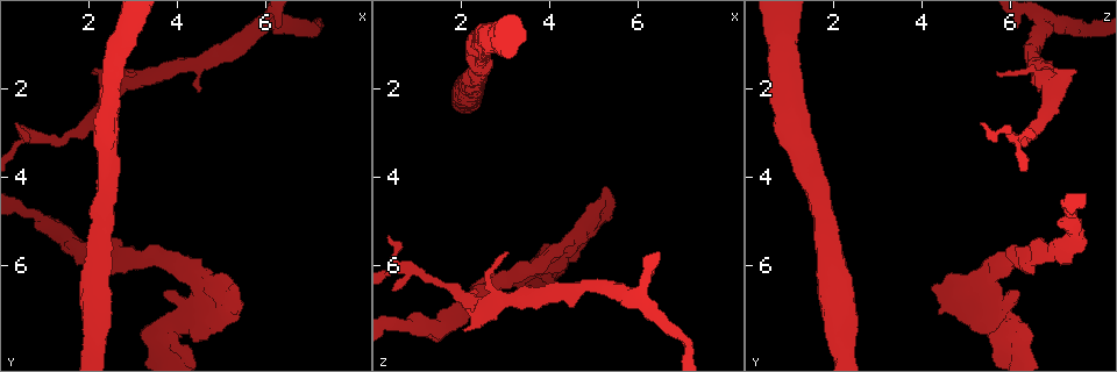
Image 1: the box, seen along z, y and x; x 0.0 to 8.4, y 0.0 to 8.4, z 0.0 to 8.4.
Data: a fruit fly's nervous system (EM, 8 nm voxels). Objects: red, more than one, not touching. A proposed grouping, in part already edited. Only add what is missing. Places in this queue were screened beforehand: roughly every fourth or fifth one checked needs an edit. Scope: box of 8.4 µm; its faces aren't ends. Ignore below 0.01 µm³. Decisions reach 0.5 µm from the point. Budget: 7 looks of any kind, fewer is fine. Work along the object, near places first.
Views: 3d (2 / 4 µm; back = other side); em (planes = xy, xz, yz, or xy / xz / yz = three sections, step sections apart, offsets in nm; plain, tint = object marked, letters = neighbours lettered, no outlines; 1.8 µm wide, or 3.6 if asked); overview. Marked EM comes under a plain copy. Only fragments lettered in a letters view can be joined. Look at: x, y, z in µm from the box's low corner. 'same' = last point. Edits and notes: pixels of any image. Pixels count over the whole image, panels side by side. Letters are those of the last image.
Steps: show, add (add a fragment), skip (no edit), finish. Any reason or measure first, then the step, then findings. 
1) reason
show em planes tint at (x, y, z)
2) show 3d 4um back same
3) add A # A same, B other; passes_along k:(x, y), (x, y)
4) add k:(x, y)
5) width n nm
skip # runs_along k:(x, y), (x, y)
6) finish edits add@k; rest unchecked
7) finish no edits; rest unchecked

branch stops here
show 3d 2um at (6.25, 0.65, 6.15)

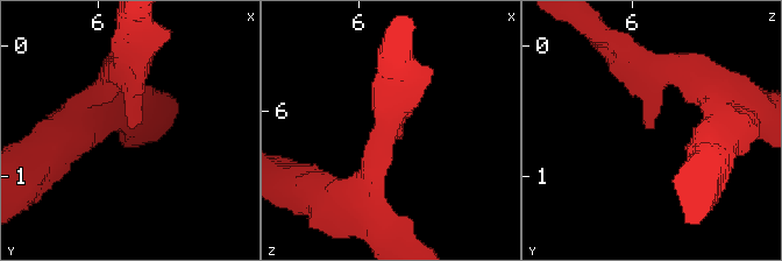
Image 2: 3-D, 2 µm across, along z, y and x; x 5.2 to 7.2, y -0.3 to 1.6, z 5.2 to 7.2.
arm_widths 200, 220 nm; need the tissue
show em 3.6um planes letters at (6.28, 0.64, 6.12)

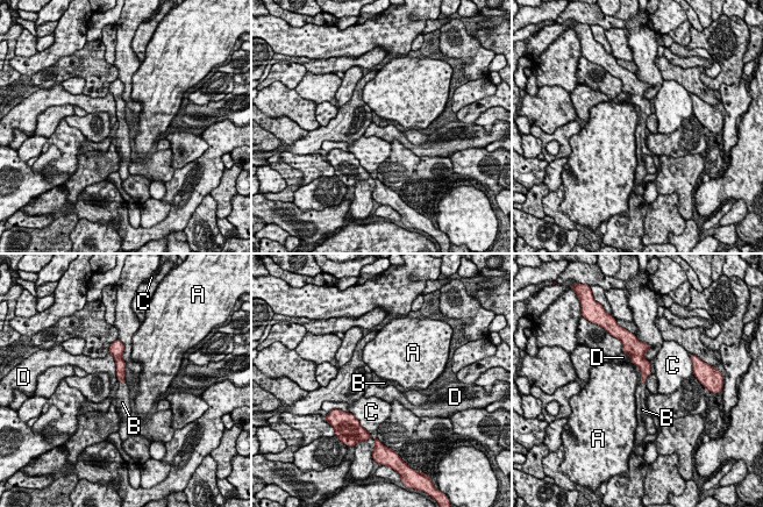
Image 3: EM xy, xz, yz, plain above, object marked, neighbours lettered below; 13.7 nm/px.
add B # A other, B same, C other, D other; passes_along 3:(121, 365), (121, 381), (121, 399); the neuron continues

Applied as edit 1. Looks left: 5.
free end
show em planes letters at (2.15, 1.65, 7.50)

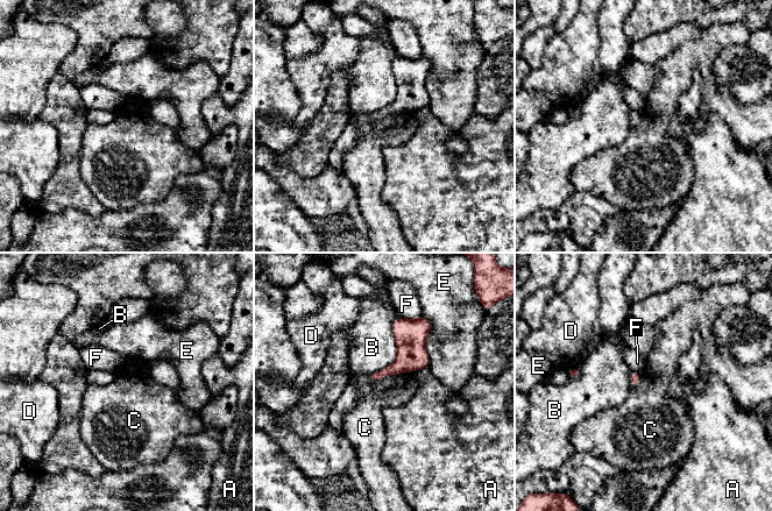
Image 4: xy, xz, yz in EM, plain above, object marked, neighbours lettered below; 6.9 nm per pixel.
skip # A other, B other, C other, D other, E other, F other; border 4:(413, 370), (390, 374), (375, 380); no lettered fragment goes on from it

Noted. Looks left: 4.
free end
show 3d 4um at (3.75, 6.60, 6.25)

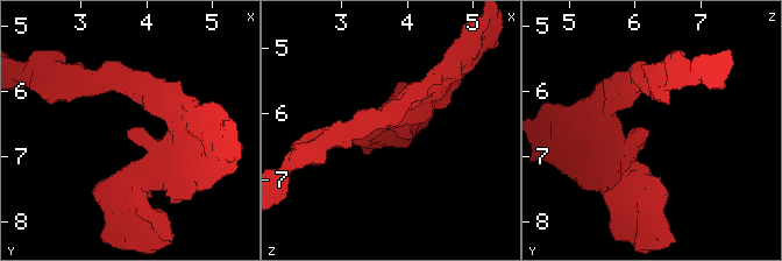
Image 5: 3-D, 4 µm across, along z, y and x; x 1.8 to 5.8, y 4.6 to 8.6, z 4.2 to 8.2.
shape alone is not enough
show em 3.6um xz step 4 tint at (3.80, 6.60, 6.25)

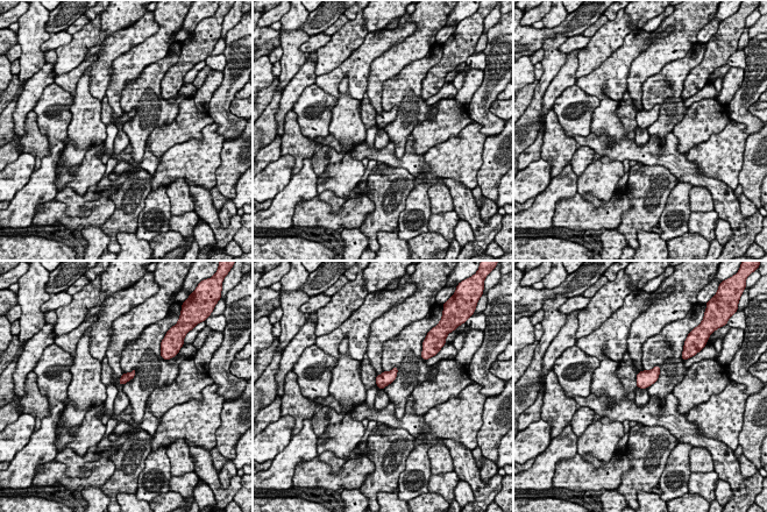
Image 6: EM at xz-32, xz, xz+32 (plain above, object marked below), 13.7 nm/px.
show em 3.6um planes letters same

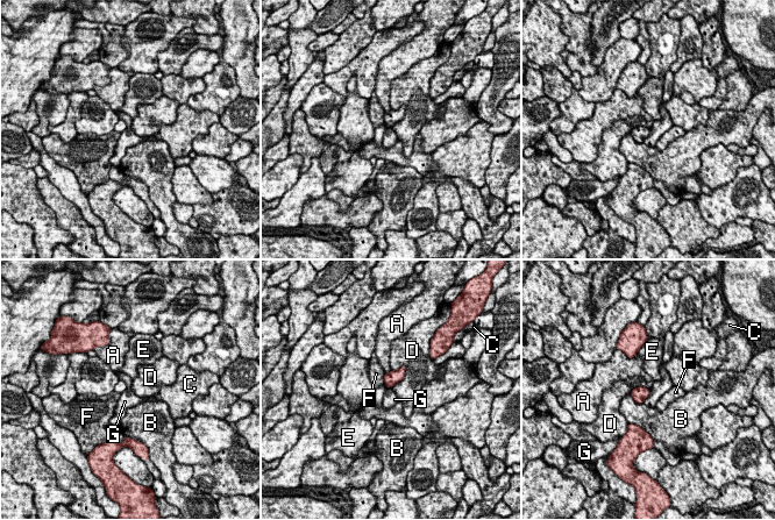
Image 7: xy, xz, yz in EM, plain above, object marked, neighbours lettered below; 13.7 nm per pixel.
skip # A other, B other, C other, D other, E other, F other, G other; border 7:(651, 390), (642, 403); none of them fits

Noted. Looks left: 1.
finish edits add@3; rest unchecked

